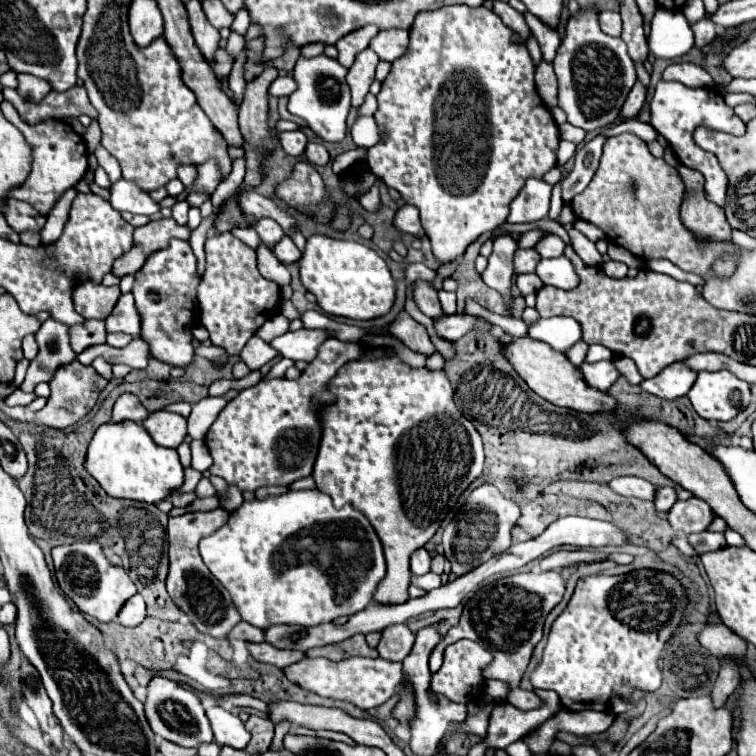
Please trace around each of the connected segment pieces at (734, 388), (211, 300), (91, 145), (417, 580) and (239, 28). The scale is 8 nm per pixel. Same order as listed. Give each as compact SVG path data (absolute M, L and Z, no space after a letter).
M701 371L687 395L695 411L707 421L729 421L751 403L749 383L729 371Z
M231 233L207 237L207 271L197 289L201 305L201 323L209 331L209 341L215 347L225 349L225 357L211 359L215 367L223 367L229 357L239 355L247 339L281 309L281 289L277 283L267 281L257 269L257 255L243 241Z
M93 119L91 121L91 125L87 127L87 133L85 133L85 143L87 143L87 149L89 151L95 151L95 147L99 145L99 137L101 137L101 131L99 131L99 125L97 125L97 121Z
M427 573L425 577L413 577L413 585L421 587L425 591L431 591L431 589L441 587L441 577L437 573Z
M241 9L241 11L235 15L235 21L233 21L233 25L231 25L231 31L235 31L235 33L239 33L239 35L245 37L245 33L247 33L247 29L249 29L249 23L251 23L249 15L245 13L245 9Z

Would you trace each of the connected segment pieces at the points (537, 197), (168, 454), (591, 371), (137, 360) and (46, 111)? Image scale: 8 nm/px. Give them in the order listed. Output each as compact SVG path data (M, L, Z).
M529 179L519 195L511 201L507 223L531 223L547 217L551 201L551 185L543 179Z
M131 421L125 425L107 423L95 431L95 437L89 443L85 469L99 481L107 495L149 505L157 505L183 485L183 465L177 451L159 447L143 425Z
M601 361L601 363L583 363L581 365L581 371L583 371L583 377L589 385L601 389L601 391L607 391L611 389L611 385L619 379L619 371L617 367L613 365L613 361Z
M133 339L127 347L115 349L107 343L103 345L95 345L93 349L85 349L85 353L77 355L77 361L81 365L91 365L95 357L103 357L107 363L115 365L115 363L125 363L131 369L145 369L149 363L149 345L143 339Z
M75 85L73 89L67 89L65 93L51 91L43 101L35 103L29 99L23 99L15 89L3 89L3 97L17 107L21 117L25 117L29 123L43 121L43 119L63 119L63 117L97 117L97 109L91 105L87 91L83 85Z

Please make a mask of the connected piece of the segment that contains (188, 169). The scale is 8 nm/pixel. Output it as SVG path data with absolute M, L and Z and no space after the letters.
M181 165L181 167L177 169L177 179L179 179L181 183L185 183L185 187L189 187L189 185L195 181L195 177L197 177L197 169L191 167L191 165Z

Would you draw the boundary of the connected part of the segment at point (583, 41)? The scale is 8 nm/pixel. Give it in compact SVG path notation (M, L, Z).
M587 7L579 9L579 13L569 19L565 39L553 63L559 81L559 107L567 113L571 125L585 131L611 125L619 117L621 105L637 81L635 65L631 63L625 41L601 33L597 27L597 15L597 9Z

